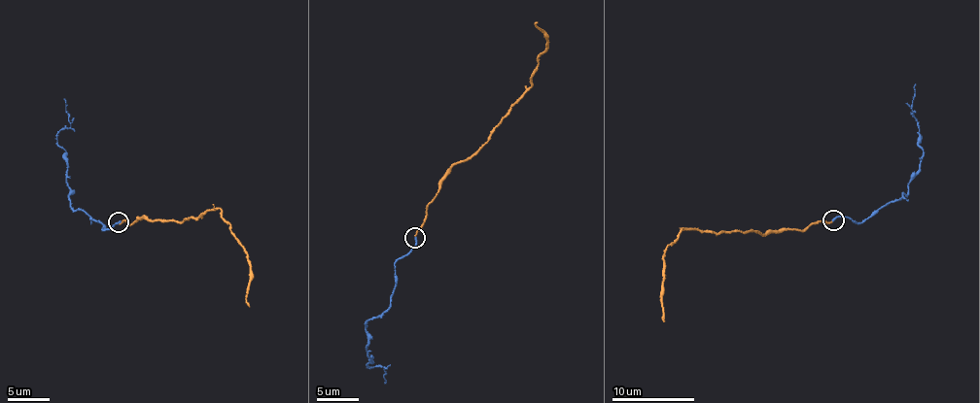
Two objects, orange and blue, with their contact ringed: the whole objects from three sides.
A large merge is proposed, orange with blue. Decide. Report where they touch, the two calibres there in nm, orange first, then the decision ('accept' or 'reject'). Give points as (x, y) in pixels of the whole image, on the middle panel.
(415, 238) | 140/170 nm | accept

